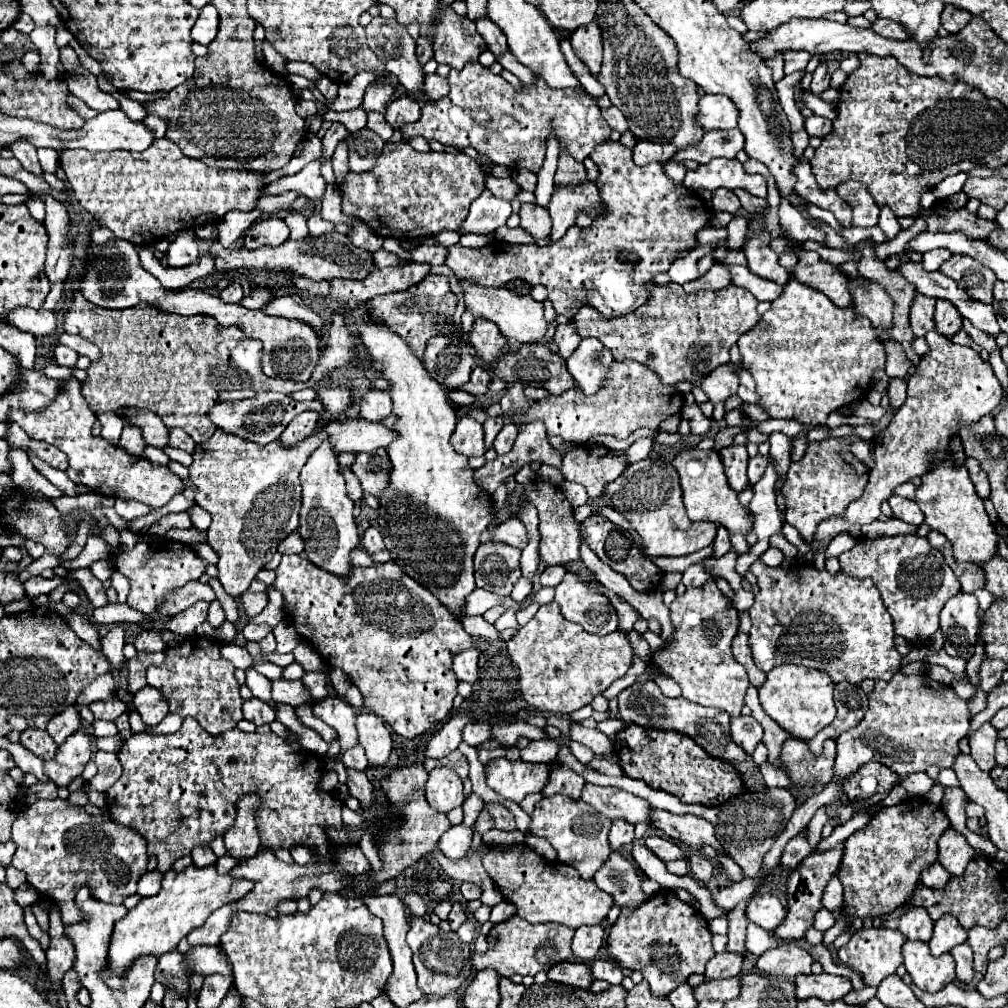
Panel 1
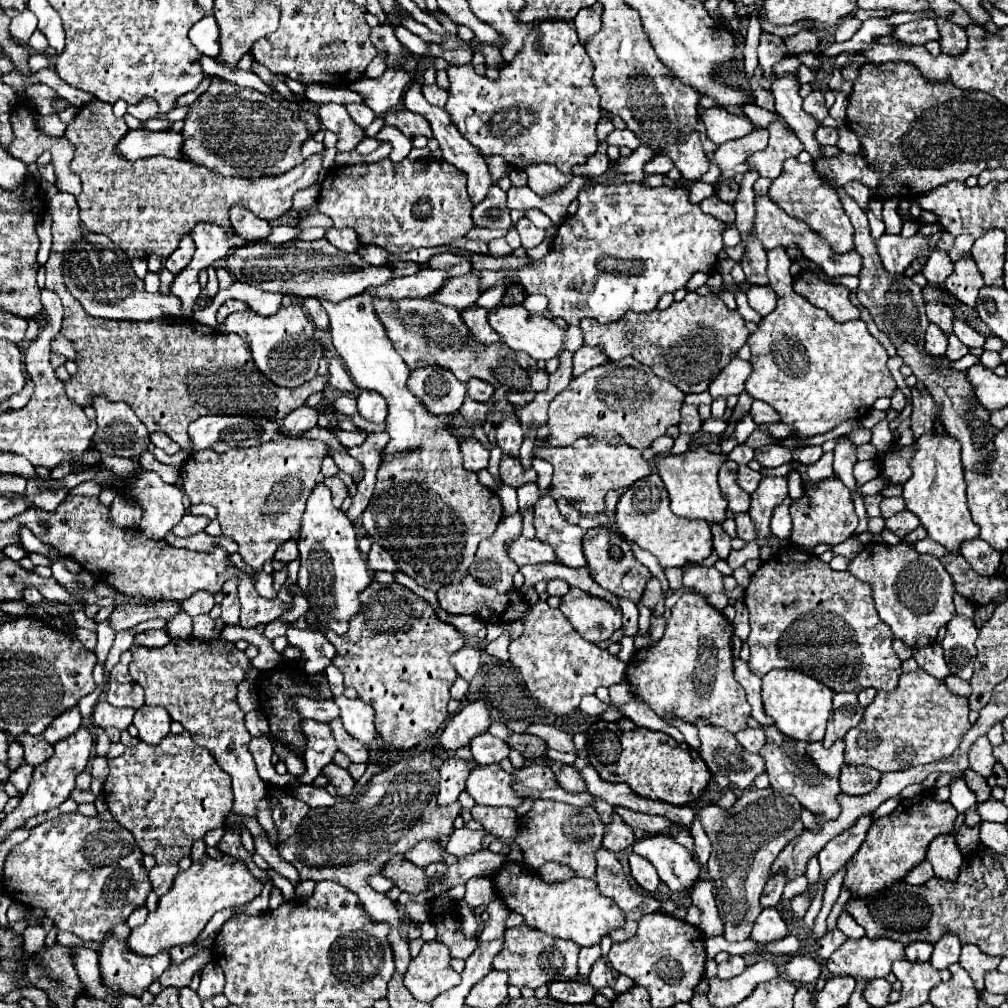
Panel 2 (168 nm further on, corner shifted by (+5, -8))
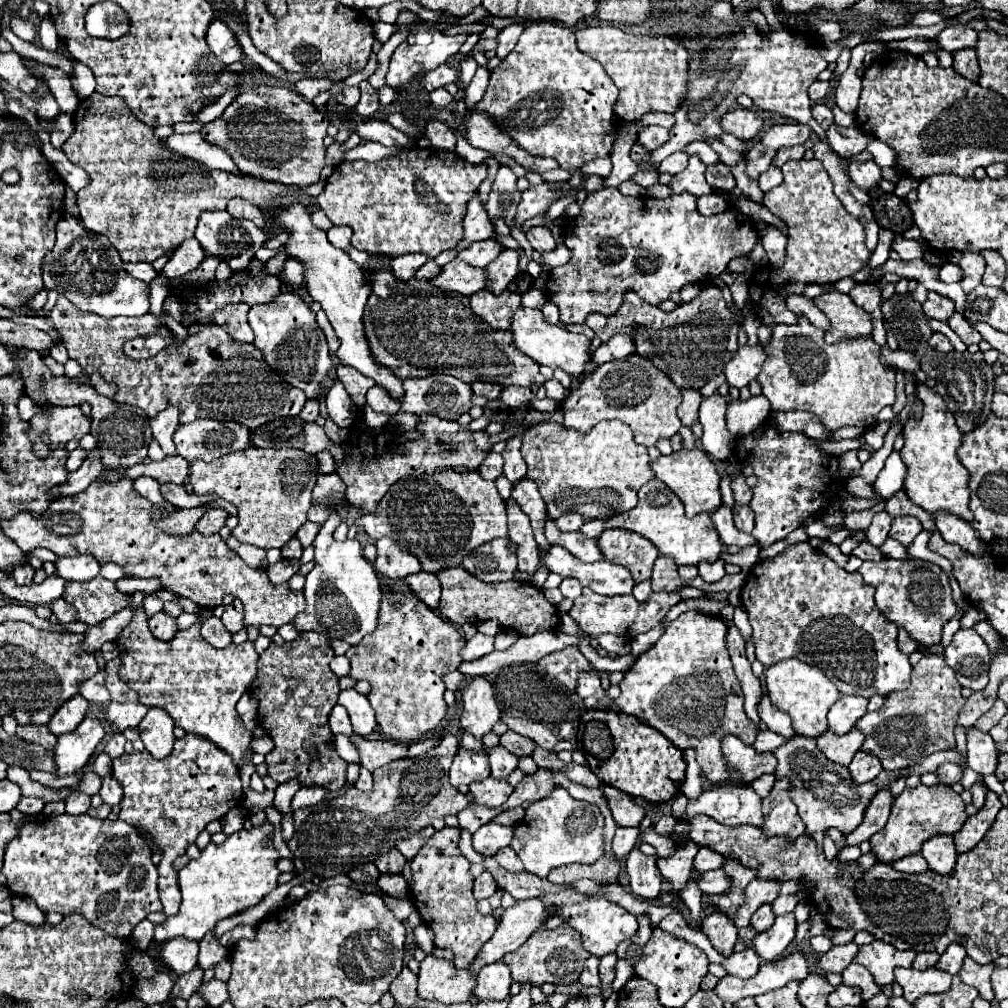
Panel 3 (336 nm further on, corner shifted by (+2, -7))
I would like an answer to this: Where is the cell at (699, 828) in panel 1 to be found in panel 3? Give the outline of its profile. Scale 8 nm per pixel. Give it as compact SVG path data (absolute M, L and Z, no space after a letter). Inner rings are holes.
M604 787L602 789L604 799L608 801L608 809L612 811L614 821L620 827L638 827L642 817L644 817L644 809L626 793L614 789L614 787Z

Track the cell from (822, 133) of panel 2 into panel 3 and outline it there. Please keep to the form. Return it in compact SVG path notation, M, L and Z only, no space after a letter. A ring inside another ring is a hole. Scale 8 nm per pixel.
M832 125L826 131L826 135L828 135L830 147L844 159L850 159L850 157L862 153L868 147L868 143L874 139L870 133L864 133L858 127L844 129L844 127L838 127L838 125Z

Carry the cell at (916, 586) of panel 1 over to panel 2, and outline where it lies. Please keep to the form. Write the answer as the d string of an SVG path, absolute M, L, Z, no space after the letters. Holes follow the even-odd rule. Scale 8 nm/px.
M869 542L863 552L851 560L849 572L861 582L871 584L879 618L891 628L893 636L909 648L933 644L939 628L955 616L955 586L951 576L937 558L919 554L911 544L899 542L889 546L881 542Z

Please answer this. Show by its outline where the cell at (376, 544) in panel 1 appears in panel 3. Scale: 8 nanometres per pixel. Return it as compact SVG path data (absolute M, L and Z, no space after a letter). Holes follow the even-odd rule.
M382 537L376 541L378 557L374 561L374 569L390 579L404 579L412 573L420 573L422 565L418 557L412 557L412 553L398 549L396 543L388 541L388 537Z

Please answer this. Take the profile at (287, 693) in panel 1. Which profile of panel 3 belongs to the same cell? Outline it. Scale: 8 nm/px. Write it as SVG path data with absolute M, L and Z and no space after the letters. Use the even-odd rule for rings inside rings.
M336 705L330 713L330 729L334 735L346 735L346 737L352 737L356 735L352 725L350 725L350 719L348 719L348 711L342 707L342 705Z

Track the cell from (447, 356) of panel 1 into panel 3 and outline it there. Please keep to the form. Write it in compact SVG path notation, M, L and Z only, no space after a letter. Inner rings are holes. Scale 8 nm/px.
M432 375L404 381L404 413L432 413L456 421L472 407L472 385L450 375Z

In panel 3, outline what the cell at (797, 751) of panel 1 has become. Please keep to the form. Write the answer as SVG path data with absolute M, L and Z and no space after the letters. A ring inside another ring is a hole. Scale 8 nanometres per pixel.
M854 727L852 731L848 731L846 735L836 735L832 731L822 733L820 737L816 737L818 741L818 749L834 763L840 765L850 765L854 753L862 747L864 743L864 733Z

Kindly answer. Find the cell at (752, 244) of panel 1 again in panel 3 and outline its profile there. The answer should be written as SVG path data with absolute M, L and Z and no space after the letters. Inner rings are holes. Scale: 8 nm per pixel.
M756 143L756 145L746 153L746 159L748 159L748 163L746 163L748 177L758 179L758 177L760 177L760 173L762 173L762 171L766 171L766 169L770 167L770 163L772 163L774 155L776 155L776 151L774 151L774 149L768 149L768 147L764 147L764 145Z

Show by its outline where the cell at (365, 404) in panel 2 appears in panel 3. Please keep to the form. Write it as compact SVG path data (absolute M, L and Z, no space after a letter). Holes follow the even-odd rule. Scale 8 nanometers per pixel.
M374 385L366 393L366 403L376 411L376 413L386 413L386 415L396 415L400 411L400 401L392 401L388 397L386 389L380 389L380 385Z

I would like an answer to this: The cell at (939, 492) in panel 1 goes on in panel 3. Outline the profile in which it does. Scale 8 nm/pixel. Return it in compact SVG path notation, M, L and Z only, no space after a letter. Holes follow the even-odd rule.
M916 383L916 397L924 405L922 415L920 419L910 415L902 429L904 447L900 451L900 457L906 465L904 491L918 507L928 511L930 515L934 515L936 511L948 511L970 523L972 511L968 509L968 501L970 501L968 471L964 469L964 465L956 455L962 441L962 433L956 427L952 413L948 413L944 399L936 395L930 387L926 387L924 383Z

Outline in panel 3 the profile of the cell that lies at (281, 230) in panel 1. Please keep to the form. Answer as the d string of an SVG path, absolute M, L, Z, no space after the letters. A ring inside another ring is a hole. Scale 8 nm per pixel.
M240 197L228 201L228 213L236 219L250 219L258 227L264 227L264 223L266 223L262 211L256 205L252 205L250 201L244 201Z

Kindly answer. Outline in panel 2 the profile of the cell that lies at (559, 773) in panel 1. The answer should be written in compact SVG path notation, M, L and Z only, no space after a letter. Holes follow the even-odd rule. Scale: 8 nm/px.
M555 764L555 778L557 778L557 784L567 790L567 792L585 792L585 782L583 778L579 776L579 772L573 768L573 766L567 766L567 764Z

